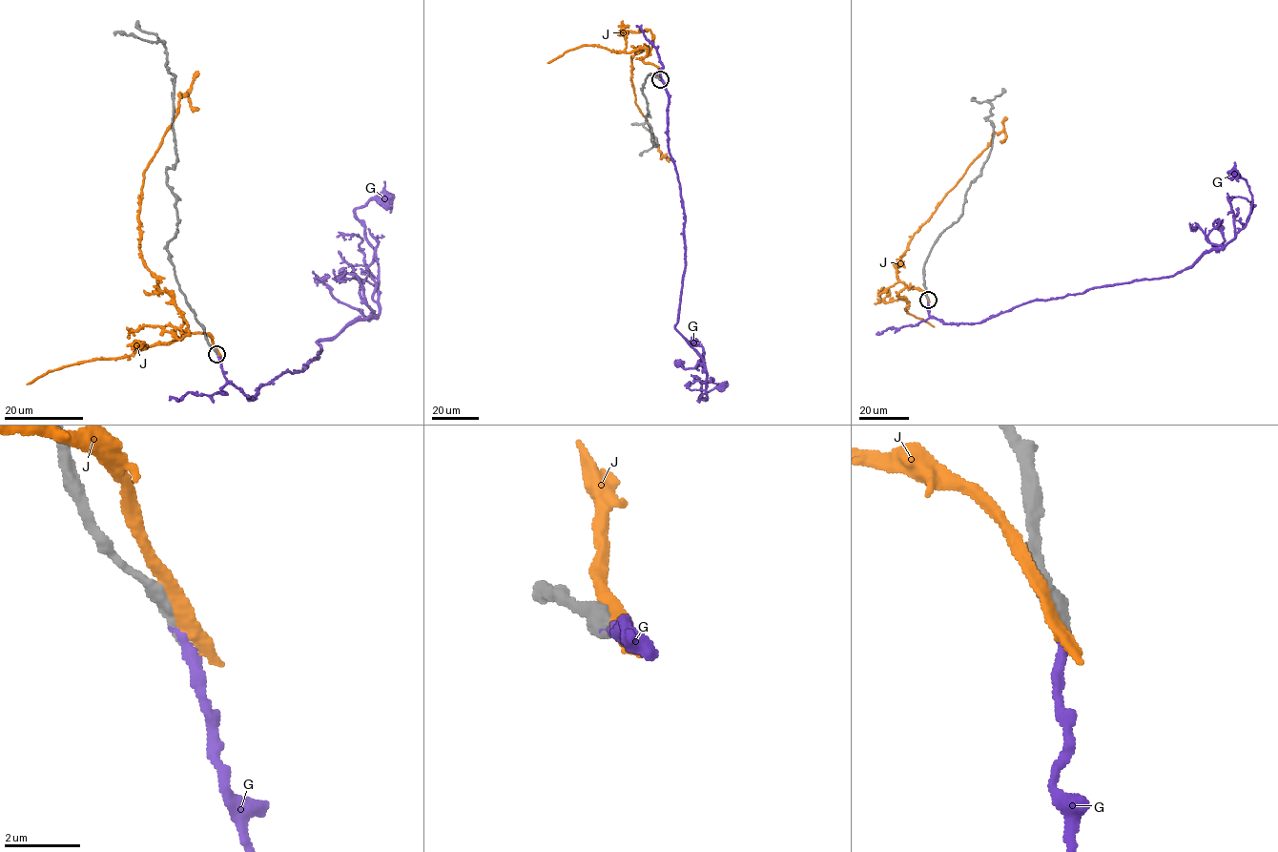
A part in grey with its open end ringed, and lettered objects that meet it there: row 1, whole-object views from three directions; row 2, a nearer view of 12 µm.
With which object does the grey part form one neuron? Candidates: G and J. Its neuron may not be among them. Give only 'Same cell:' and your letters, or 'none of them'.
Same cell: G

